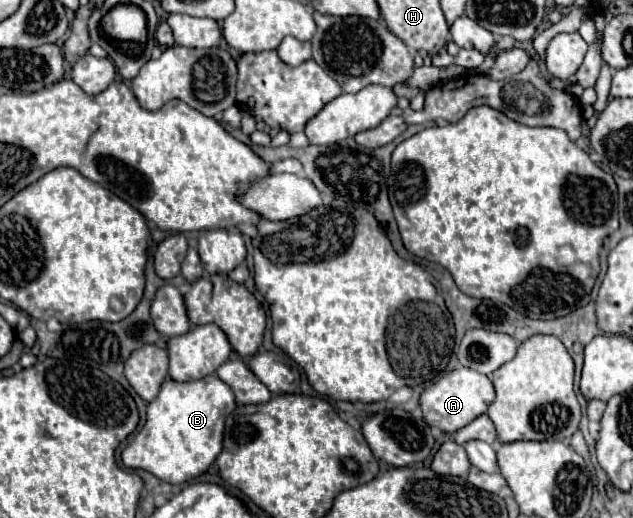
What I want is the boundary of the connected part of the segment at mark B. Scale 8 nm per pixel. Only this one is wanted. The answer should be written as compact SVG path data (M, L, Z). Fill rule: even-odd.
M216 373L188 383L178 383L168 377L158 397L148 403L146 425L122 451L122 463L130 469L146 469L172 485L186 483L206 473L220 455L224 423L234 409L234 393Z

